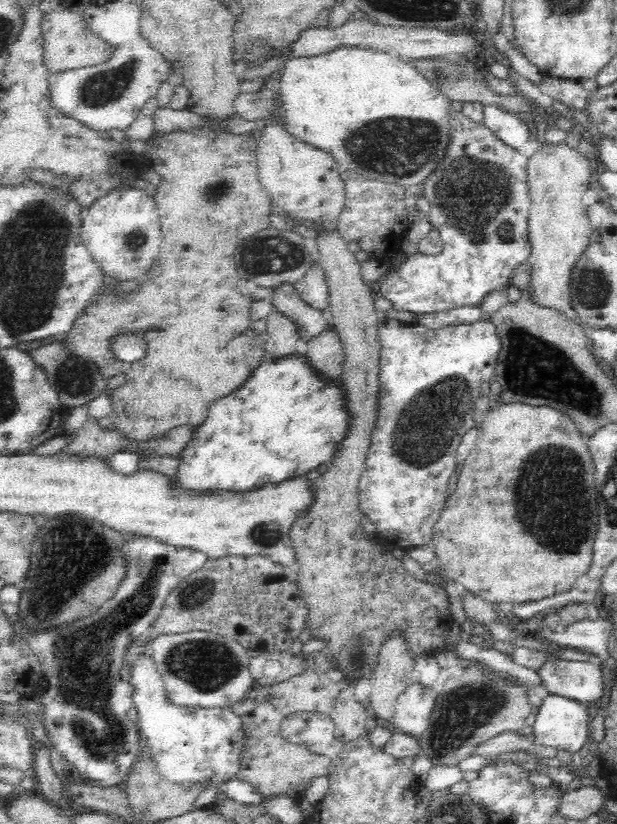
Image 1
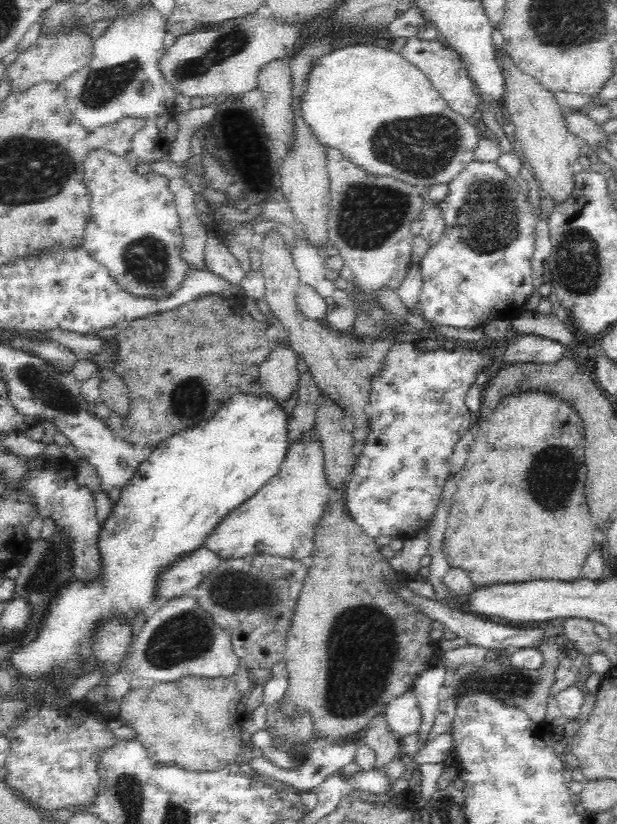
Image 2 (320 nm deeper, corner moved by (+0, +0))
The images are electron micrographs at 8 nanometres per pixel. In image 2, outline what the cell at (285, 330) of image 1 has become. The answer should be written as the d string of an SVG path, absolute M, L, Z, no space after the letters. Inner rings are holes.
M275 341L259 368L259 380L265 392L282 403L292 397L299 384L296 354L292 348Z

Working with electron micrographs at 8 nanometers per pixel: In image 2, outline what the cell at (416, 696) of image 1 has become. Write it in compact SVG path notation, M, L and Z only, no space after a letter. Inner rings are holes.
M410 690L386 705L384 716L390 723L390 729L399 738L414 734L421 727L422 709L418 699Z

